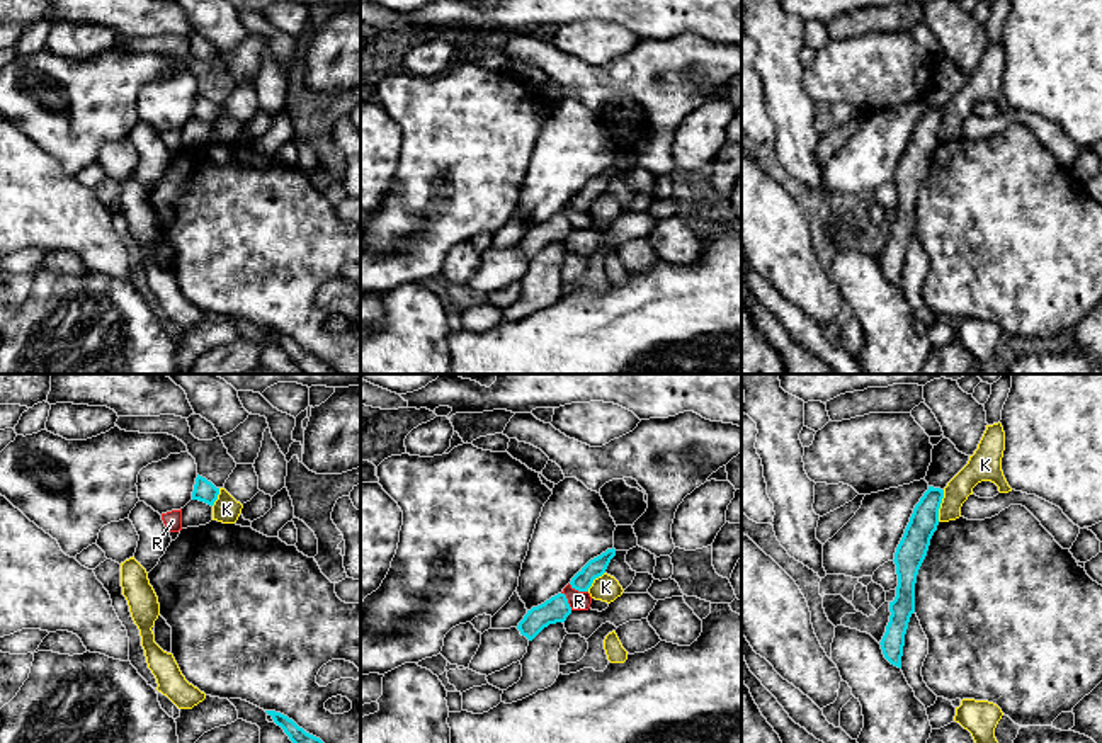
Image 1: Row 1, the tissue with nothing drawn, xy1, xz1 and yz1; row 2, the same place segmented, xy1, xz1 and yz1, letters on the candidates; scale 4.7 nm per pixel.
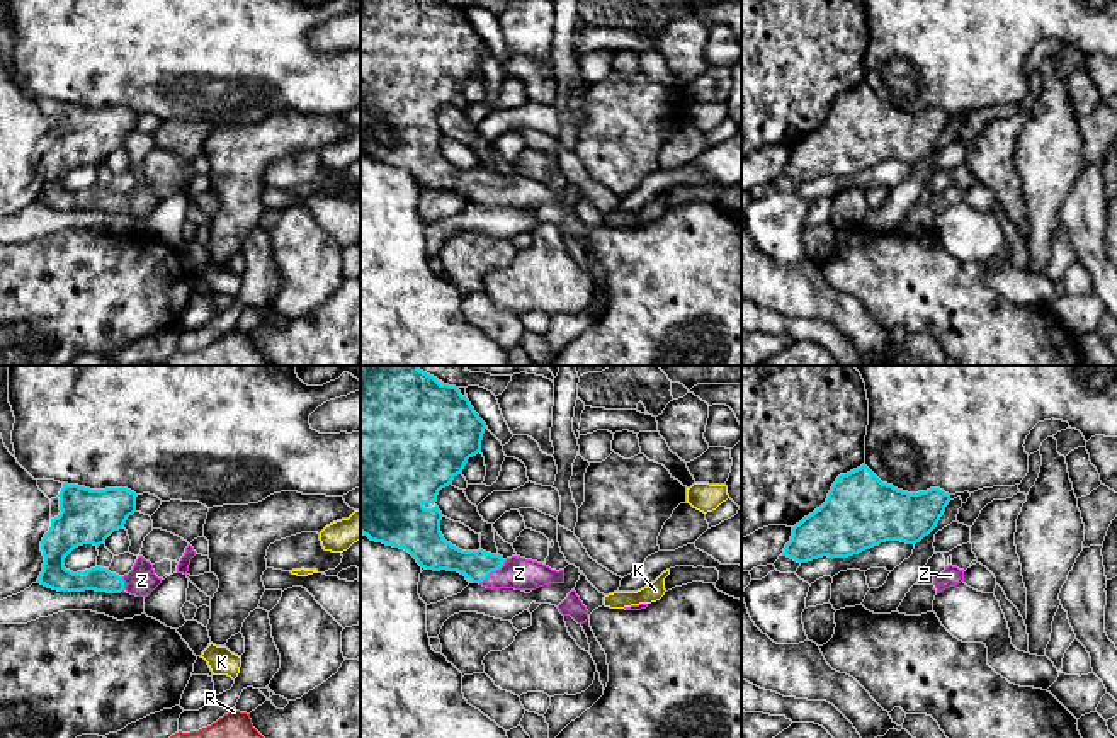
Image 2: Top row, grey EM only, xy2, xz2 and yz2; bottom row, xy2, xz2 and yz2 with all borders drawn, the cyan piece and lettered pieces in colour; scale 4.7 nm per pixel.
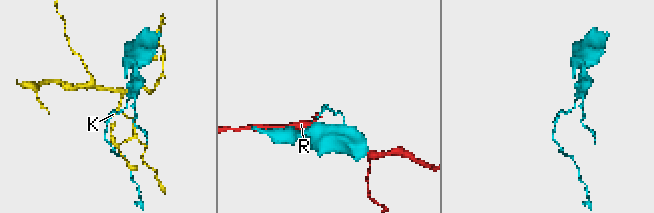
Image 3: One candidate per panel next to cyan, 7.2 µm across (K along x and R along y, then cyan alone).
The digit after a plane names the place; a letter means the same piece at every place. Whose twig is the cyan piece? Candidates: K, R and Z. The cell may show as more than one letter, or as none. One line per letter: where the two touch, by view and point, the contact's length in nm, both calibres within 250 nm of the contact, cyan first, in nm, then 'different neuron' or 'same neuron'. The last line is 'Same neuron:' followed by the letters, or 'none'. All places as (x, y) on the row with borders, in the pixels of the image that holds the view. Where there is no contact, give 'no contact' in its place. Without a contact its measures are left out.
K: yz1 (939, 505) | 160 nm | 140/120 nm | different neuron
R: xz1 (579, 590) | 100 nm | 90/100 nm | different neuron
Z: xz2 (493, 570) | 170 nm | 140/150 nm | same neuron
Same neuron: Z

